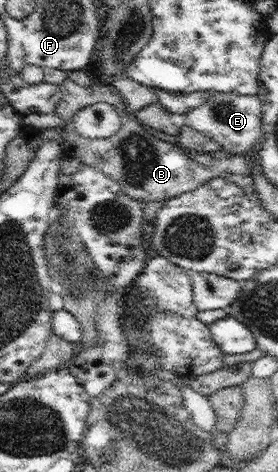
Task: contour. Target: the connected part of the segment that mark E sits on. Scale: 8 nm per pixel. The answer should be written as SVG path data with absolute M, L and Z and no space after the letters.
M210 91L211 96L204 105L199 105L196 109L190 110L180 118L187 126L204 135L211 137L221 145L222 154L249 153L250 150L257 147L262 140L262 101L255 95L240 95L239 93L222 93Z

